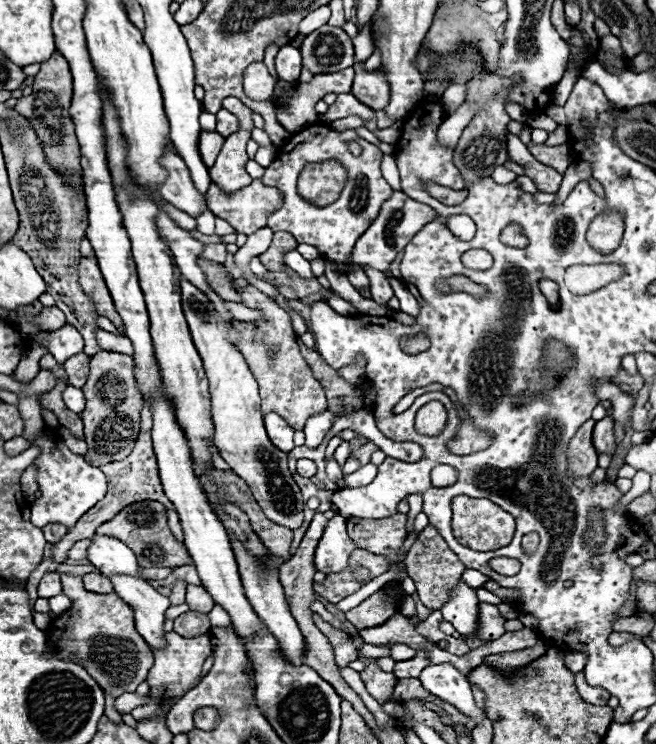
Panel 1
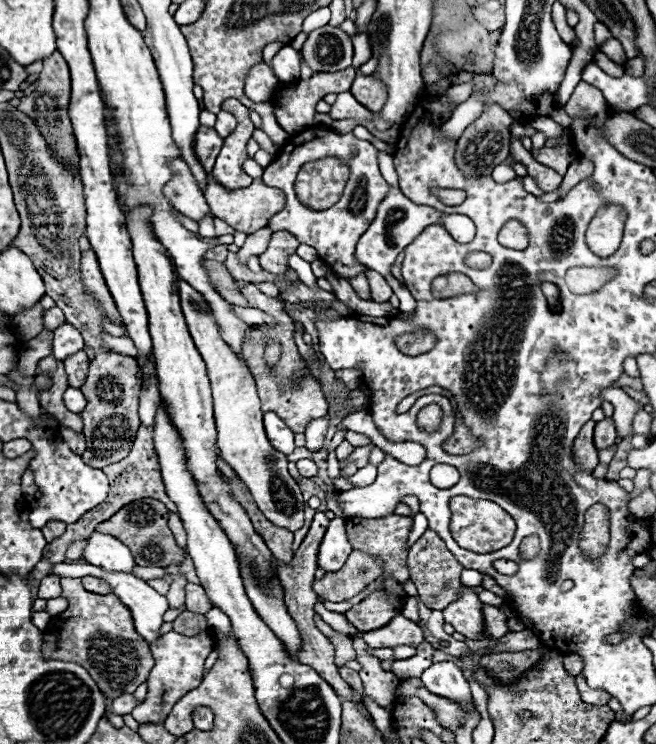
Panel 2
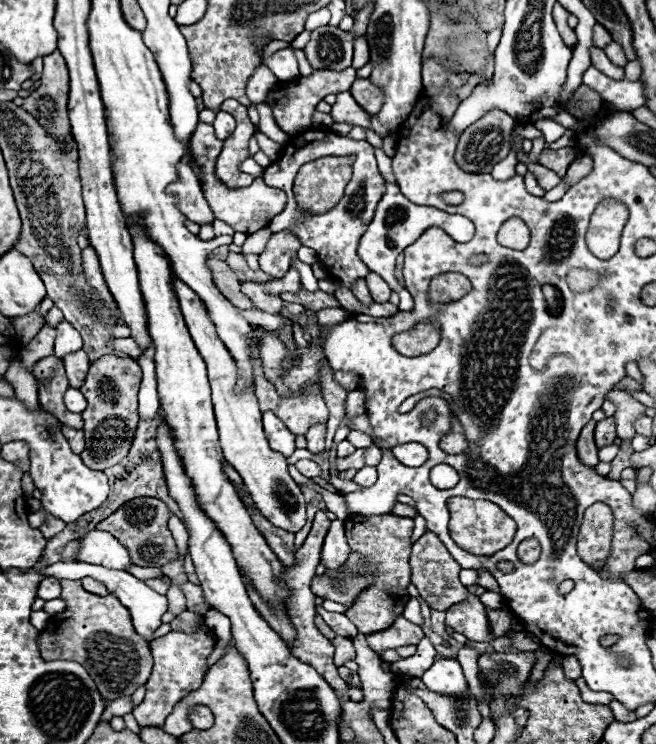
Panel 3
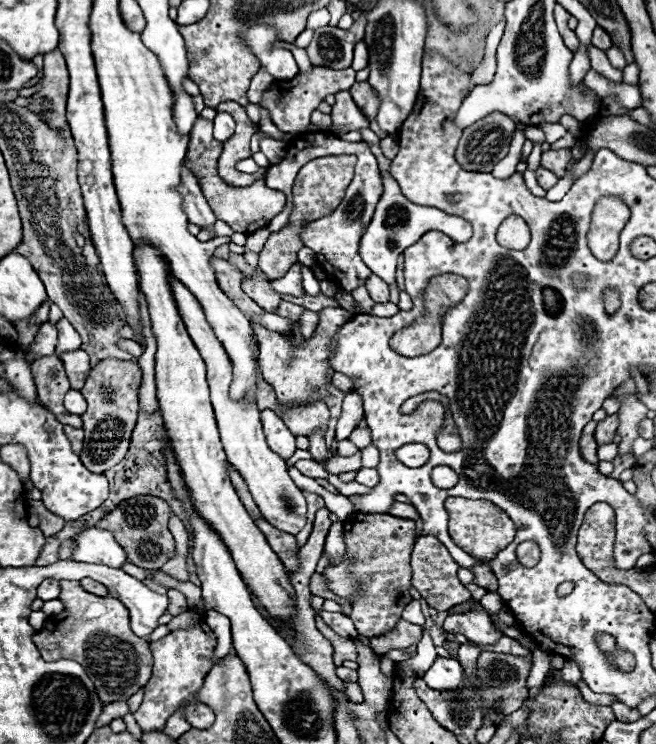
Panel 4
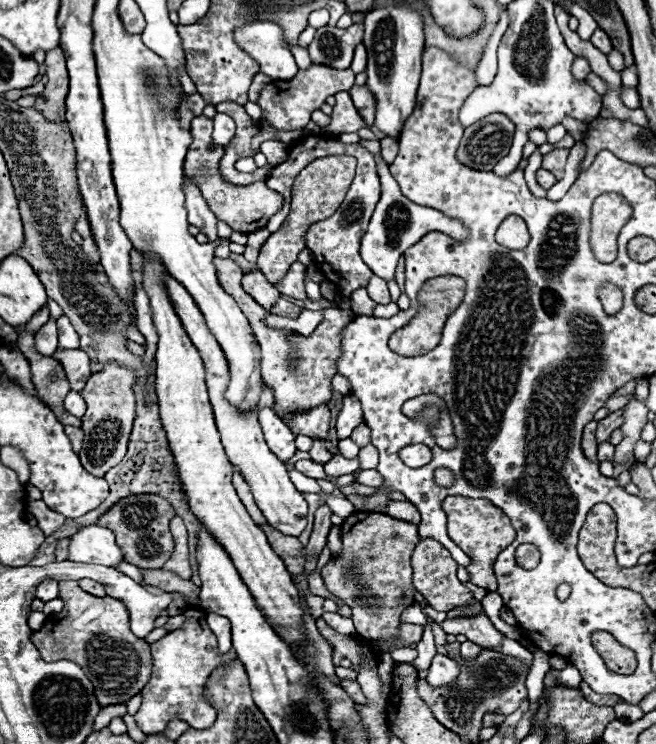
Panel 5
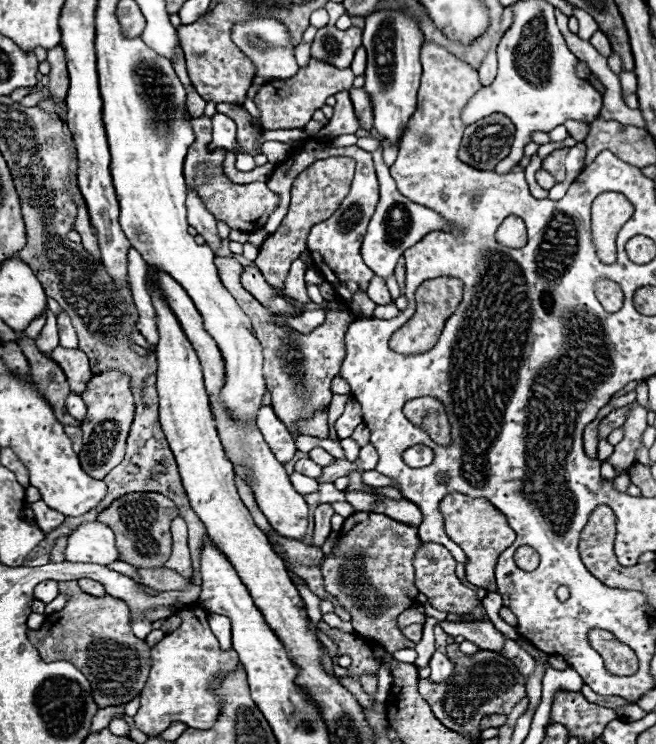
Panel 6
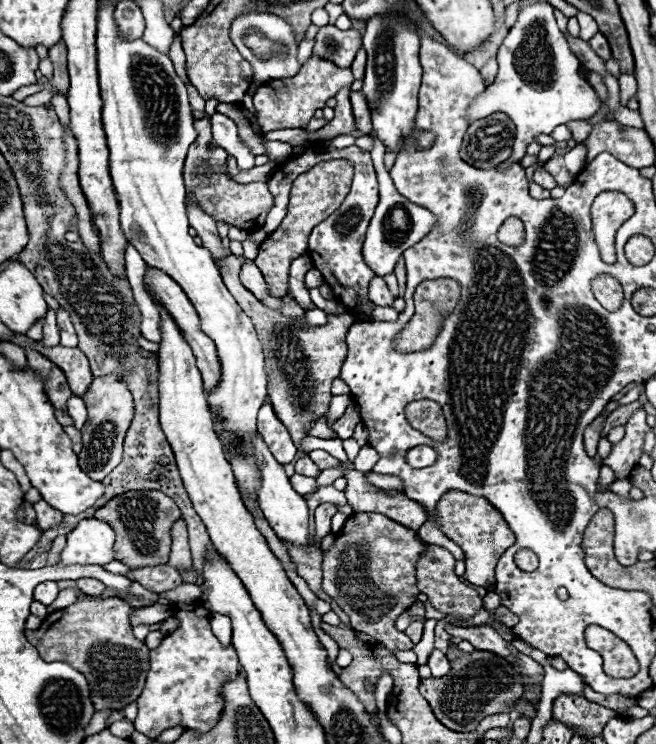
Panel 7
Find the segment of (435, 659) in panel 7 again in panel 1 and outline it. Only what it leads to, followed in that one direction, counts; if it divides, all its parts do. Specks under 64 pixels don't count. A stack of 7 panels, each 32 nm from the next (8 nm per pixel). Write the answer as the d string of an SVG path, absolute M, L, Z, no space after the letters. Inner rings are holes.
M432 664L432 666L424 668L420 674L420 682L430 694L454 704L460 712L464 712L472 720L476 720L476 724L482 722L484 714L474 704L470 682L452 664Z

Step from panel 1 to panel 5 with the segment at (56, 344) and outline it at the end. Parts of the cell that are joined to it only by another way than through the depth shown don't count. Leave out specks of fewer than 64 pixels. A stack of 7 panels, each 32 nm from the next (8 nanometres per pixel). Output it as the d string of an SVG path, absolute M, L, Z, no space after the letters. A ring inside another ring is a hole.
M62 314L56 322L58 322L58 336L60 336L58 348L62 348L62 350L76 350L80 340L78 340L78 334L76 334L76 330L72 328L70 320Z

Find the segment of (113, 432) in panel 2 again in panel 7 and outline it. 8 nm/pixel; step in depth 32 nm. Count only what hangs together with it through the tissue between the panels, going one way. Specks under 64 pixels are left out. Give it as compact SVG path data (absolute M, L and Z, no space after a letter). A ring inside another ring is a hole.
M116 376L94 378L94 382L90 384L88 394L84 396L84 402L88 406L88 420L82 426L82 442L84 442L84 448L78 454L78 460L80 460L80 468L92 480L98 480L100 482L122 460L124 436L126 436L128 426L132 422L134 406L132 406L132 396L130 396L126 384L120 382Z

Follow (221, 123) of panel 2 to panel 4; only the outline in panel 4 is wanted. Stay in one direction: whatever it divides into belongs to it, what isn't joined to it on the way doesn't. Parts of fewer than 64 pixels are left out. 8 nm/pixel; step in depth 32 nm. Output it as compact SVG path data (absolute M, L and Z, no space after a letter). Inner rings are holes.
M218 112L214 118L214 138L224 144L232 134L234 134L234 118L226 112Z

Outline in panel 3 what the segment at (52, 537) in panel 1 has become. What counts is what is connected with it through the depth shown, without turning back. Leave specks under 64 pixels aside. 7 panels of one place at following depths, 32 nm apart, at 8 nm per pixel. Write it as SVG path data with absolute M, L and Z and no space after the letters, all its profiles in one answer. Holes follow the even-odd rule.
M48 516L48 518L44 520L44 524L40 526L40 530L42 530L44 538L52 538L52 536L56 536L58 532L62 532L64 526L66 526L64 520L58 520L58 518L54 518L54 516Z

